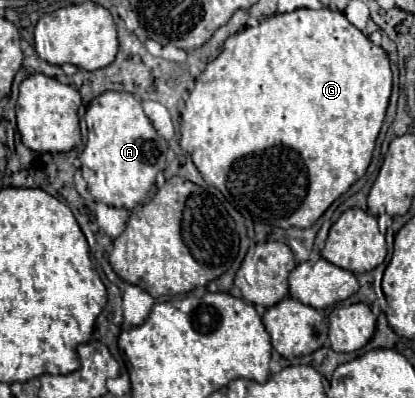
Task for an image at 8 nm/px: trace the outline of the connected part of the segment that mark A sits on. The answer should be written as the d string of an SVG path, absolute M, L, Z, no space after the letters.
M107 91L87 105L85 113L89 139L79 155L81 173L95 201L111 207L135 209L149 193L155 177L165 165L167 141L157 135L151 121L143 113L141 103L129 93Z

